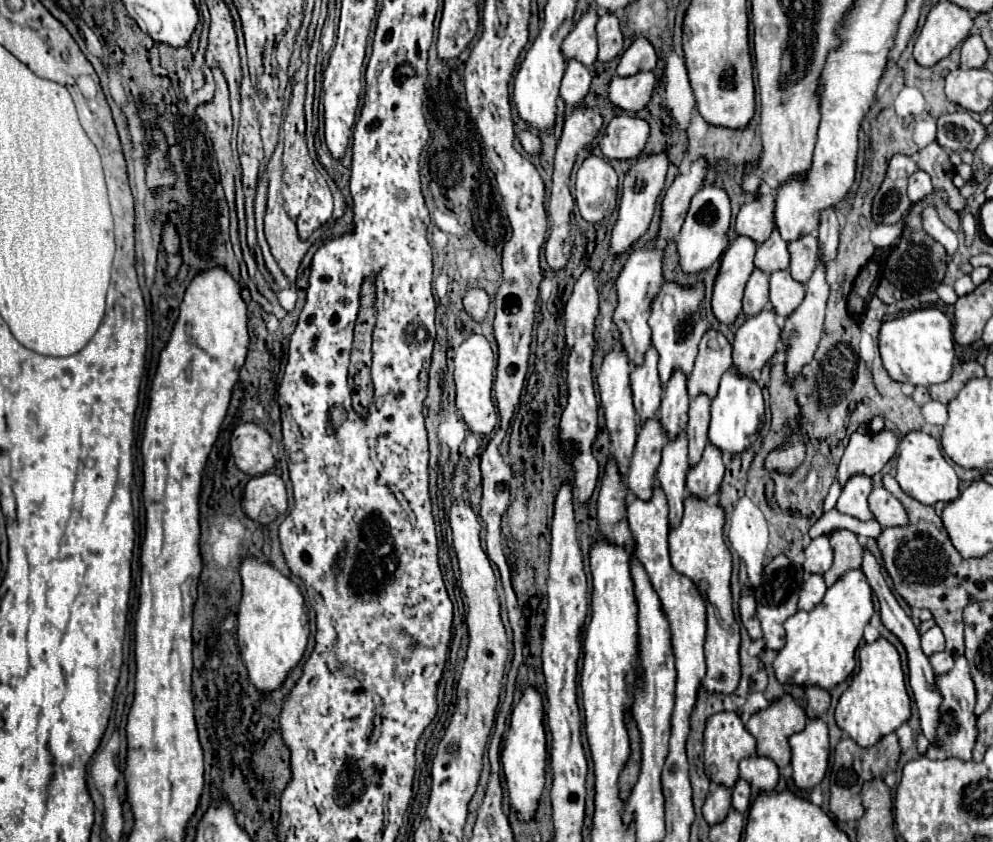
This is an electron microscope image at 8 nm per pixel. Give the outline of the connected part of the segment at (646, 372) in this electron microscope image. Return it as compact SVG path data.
M649 347L641 365L637 365L631 373L631 389L633 389L633 403L637 409L639 423L657 415L659 397L661 397L661 381L657 373L657 359L655 347Z

